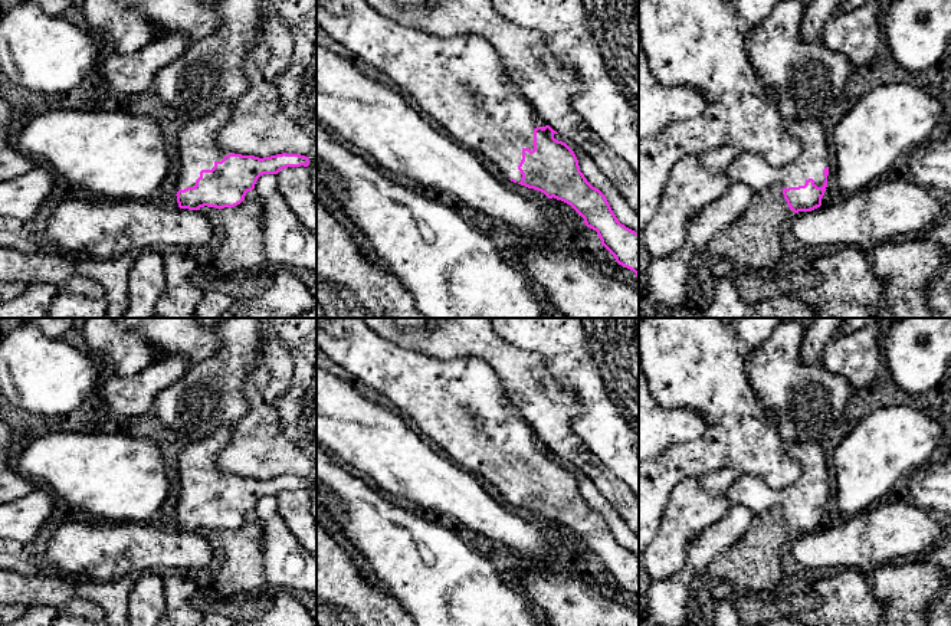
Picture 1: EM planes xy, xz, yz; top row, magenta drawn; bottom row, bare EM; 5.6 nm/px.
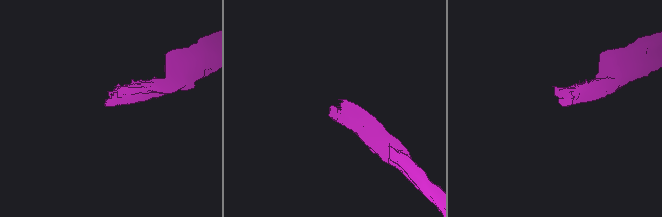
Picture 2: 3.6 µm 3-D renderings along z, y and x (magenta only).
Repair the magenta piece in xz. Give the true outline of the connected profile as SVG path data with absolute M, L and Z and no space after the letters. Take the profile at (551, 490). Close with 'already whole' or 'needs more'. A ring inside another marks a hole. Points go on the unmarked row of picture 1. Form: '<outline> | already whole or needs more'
M317 318L317 347L347 370L352 380L380 391L411 417L423 436L436 442L459 468L485 478L511 504L570 527L584 541L586 548L597 554L601 568L614 579L616 584L639 599L639 555L617 543L606 518L593 509L580 494L574 473L565 465L554 461L558 455L532 430L486 363L475 357L440 360L404 350L376 334L364 318Z | needs more

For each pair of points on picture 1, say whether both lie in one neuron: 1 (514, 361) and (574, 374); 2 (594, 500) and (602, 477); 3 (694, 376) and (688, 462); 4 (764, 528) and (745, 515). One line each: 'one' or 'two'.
1: two
2: two
3: one
4: two

